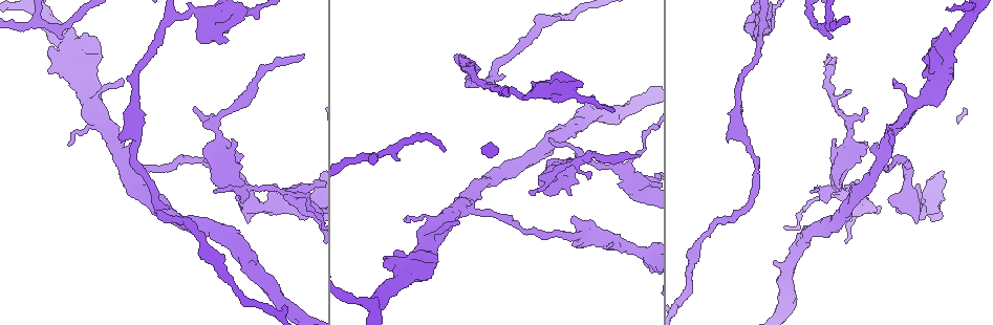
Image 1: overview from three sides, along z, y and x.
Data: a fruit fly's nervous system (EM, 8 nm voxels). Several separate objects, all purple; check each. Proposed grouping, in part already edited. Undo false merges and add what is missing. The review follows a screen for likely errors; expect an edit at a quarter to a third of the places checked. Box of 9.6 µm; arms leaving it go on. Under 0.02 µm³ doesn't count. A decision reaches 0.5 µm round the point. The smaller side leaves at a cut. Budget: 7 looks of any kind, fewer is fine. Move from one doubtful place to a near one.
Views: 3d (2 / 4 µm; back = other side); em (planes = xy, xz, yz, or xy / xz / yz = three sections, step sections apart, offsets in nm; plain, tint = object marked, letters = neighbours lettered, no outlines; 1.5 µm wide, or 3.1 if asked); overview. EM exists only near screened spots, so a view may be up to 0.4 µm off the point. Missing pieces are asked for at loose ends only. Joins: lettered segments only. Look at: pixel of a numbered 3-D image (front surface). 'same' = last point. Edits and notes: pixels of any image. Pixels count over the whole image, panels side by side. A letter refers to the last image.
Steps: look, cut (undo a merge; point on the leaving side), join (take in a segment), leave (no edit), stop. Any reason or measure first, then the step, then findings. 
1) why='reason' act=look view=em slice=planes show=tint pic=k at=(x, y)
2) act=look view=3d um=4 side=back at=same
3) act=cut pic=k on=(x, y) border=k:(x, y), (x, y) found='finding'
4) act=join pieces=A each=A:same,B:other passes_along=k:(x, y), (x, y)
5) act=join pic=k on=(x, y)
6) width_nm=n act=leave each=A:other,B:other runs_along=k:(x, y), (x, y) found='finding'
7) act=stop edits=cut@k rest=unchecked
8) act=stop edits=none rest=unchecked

why='tapers out' act=look view=3d um=2 pic=1 at=(303, 55)

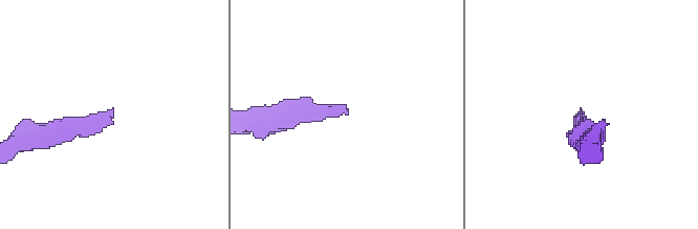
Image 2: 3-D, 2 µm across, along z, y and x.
act=look view=em slice=planes show=letters pic=2 at=(580, 107)

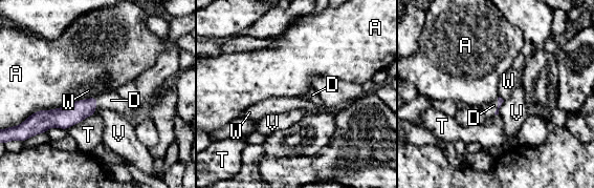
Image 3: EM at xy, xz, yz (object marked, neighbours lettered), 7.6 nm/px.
act=join pieces=D each=A:other,D:same,T:other,V:other,W:other passes_along=3:(500, 100), (498, 106), (493, 105) found='it goes on there'

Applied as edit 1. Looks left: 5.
act=look view=overview

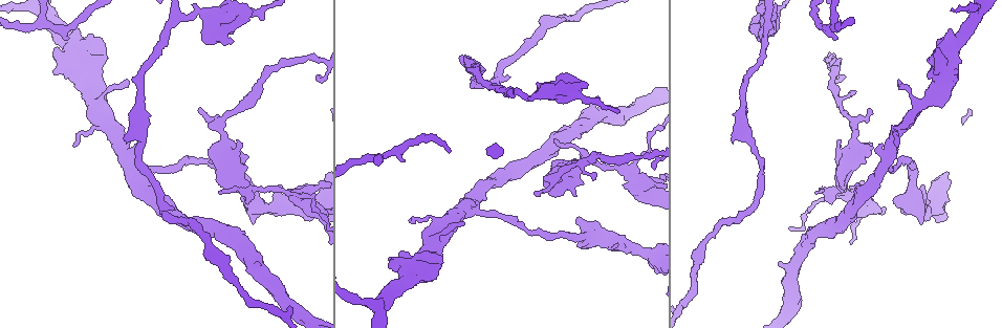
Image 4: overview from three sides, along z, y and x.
why='free end' act=look view=em slice=planes show=plain pic=4 at=(756, 20)

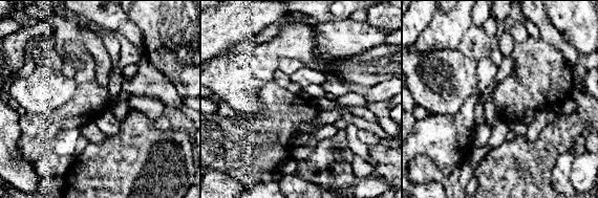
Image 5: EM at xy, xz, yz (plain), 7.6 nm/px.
why='what lies round it' act=look view=em slice=planes show=letters at=same

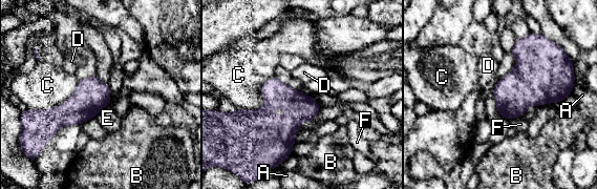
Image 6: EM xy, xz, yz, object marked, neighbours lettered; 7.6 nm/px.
width_nm=220 act=leave each=A:other,B:other,C:other,D:other,E:other,F:other border=6:(110, 103), (94, 117) found='none of them fits'

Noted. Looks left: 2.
why='branch point' act=look view=3d um=4 pic=4 at=(839, 188)

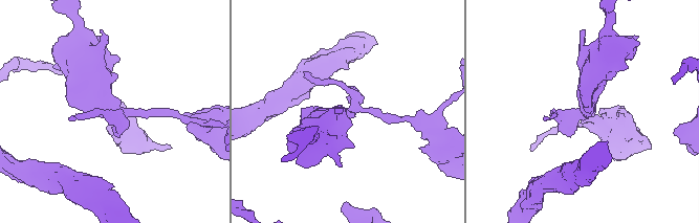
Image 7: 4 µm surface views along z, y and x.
act=look view=em slice=planes show=letters pic=7 at=(355, 111)

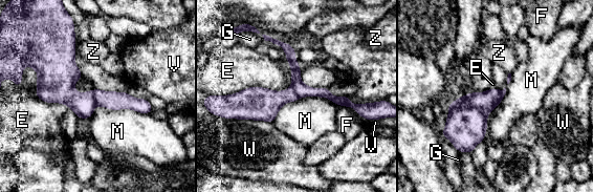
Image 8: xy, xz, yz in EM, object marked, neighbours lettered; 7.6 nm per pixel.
act=cut pic=8 on=(486, 101) each=E:other,F:other,G:other,M:other,V:other,W:other,Z:other part_leaving=8:(272, 40), (290, 52), (305, 90), (357, 108) found='a second neuron is stuck on'

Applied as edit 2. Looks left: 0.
act=stop edits=join@3,cut@8 rest=unchecked

